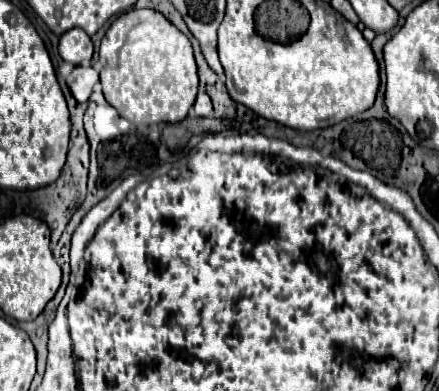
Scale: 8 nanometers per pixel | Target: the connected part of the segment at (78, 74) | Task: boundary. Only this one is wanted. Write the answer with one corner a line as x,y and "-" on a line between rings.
75,66
71,70
71,74
67,76
67,86
69,86
73,98
81,104
81,102
89,100
91,90
97,80
99,80
99,72
93,66

